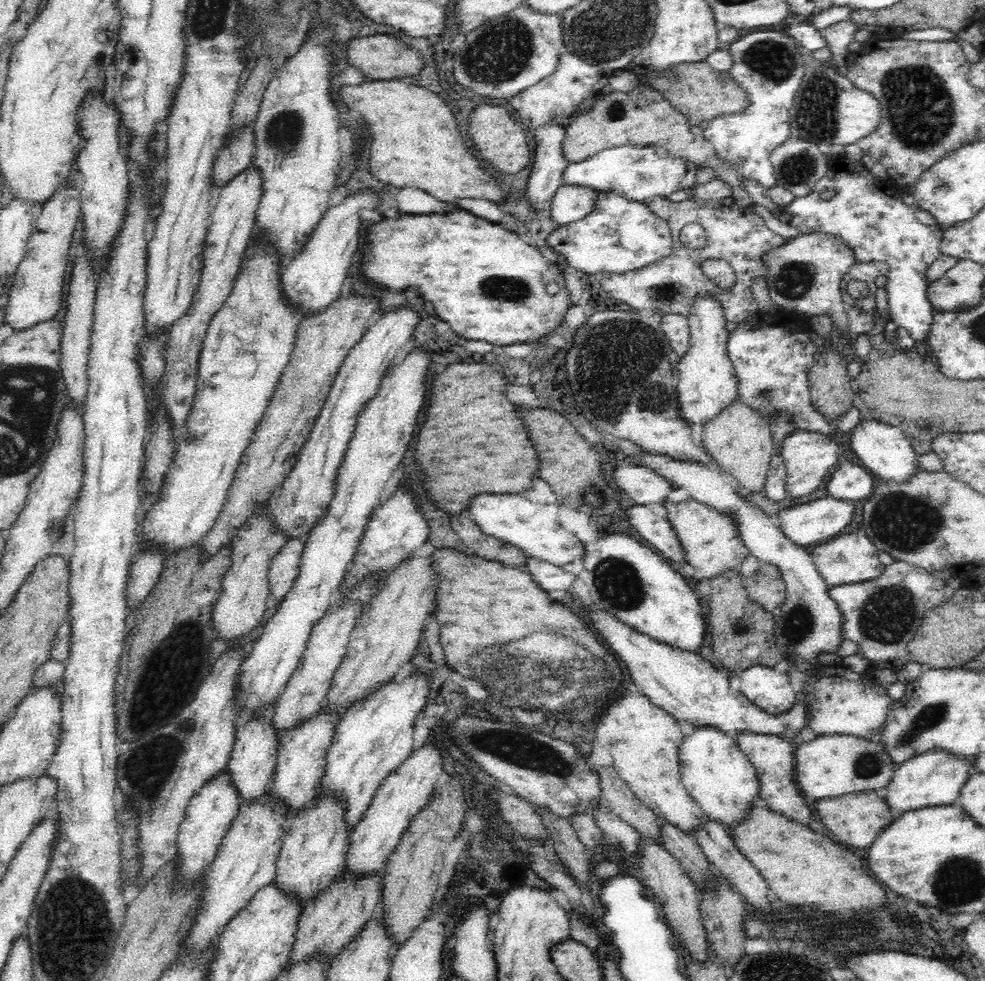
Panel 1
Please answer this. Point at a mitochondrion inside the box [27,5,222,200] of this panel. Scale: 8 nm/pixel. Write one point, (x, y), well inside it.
(99, 61)

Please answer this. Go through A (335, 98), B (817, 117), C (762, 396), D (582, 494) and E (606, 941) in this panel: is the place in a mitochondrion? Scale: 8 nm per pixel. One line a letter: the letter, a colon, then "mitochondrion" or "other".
A: other
B: mitochondrion
C: mitochondrion
D: other
E: other

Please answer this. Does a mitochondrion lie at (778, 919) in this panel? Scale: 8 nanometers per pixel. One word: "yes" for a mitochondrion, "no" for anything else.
no

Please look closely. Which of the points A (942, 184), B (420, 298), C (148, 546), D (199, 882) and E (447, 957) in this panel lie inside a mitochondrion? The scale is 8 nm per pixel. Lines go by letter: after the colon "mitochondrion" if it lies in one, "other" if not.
A: mitochondrion
B: other
C: other
D: other
E: other

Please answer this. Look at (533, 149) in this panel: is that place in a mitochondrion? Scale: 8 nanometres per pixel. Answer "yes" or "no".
no

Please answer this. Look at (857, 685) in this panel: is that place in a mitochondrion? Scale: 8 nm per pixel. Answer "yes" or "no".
no

